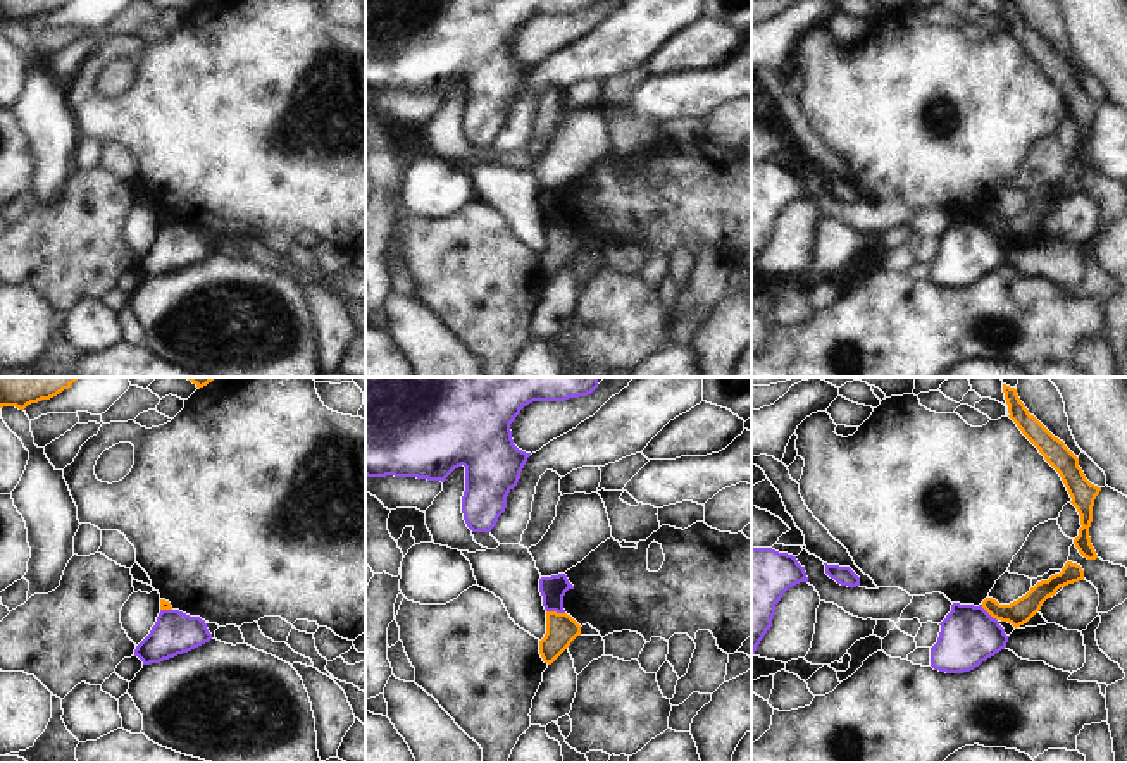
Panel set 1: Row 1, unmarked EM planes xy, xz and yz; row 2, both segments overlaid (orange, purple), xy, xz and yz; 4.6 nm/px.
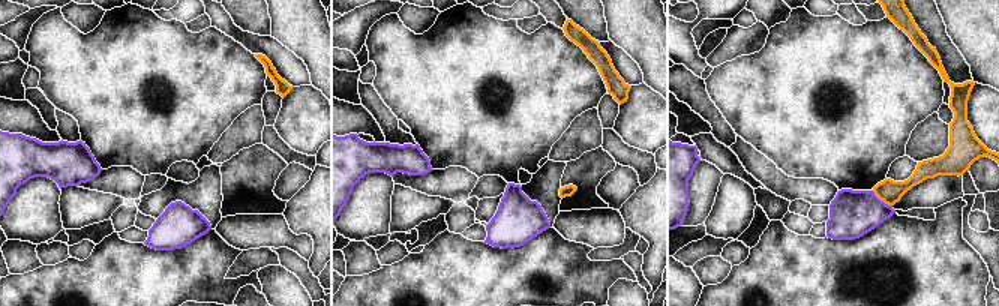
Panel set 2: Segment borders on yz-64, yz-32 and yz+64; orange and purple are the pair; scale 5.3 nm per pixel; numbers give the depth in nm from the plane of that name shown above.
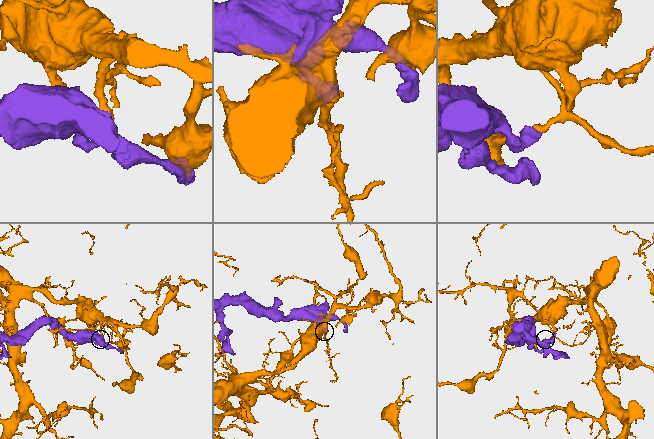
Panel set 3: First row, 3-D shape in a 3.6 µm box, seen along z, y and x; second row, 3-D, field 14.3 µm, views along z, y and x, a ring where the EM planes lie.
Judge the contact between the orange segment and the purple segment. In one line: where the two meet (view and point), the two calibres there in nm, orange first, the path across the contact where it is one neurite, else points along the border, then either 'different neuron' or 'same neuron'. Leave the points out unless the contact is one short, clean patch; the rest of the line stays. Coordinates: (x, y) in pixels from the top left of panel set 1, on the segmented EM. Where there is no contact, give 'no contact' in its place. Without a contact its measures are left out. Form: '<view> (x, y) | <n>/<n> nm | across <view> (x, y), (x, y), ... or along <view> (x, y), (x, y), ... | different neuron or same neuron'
xz (555, 612) | 150/120 nm | different neuron

